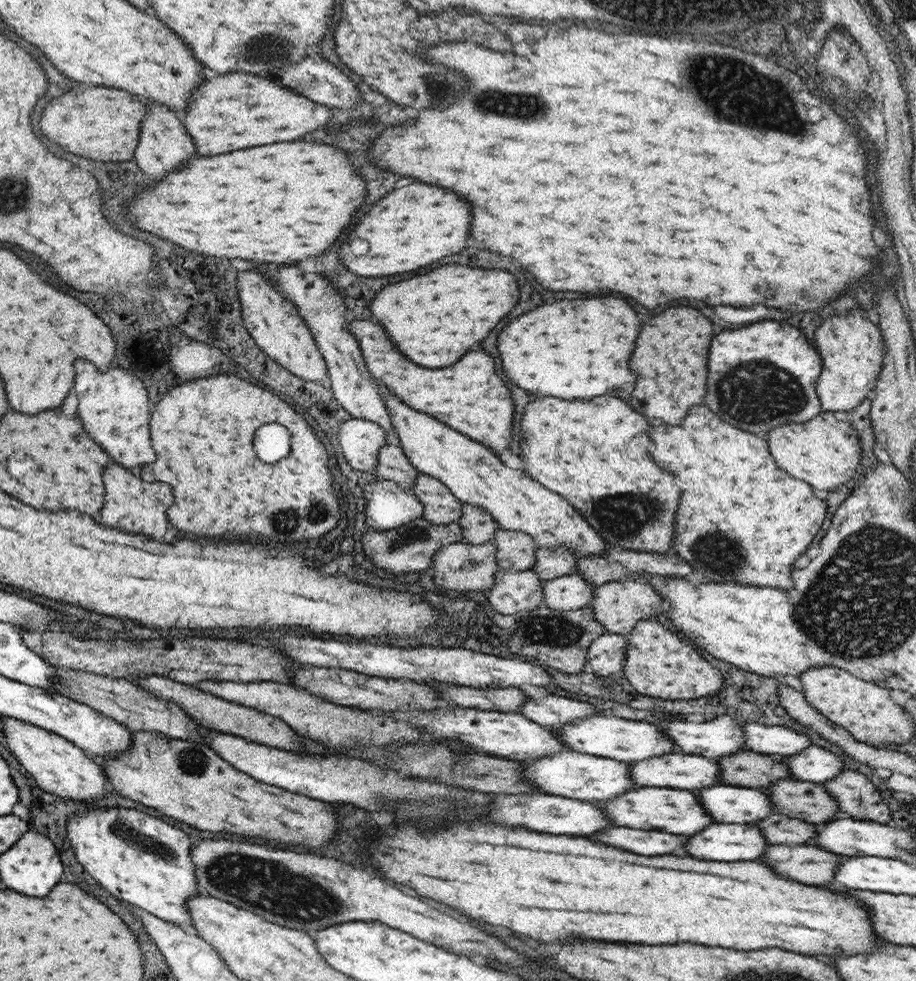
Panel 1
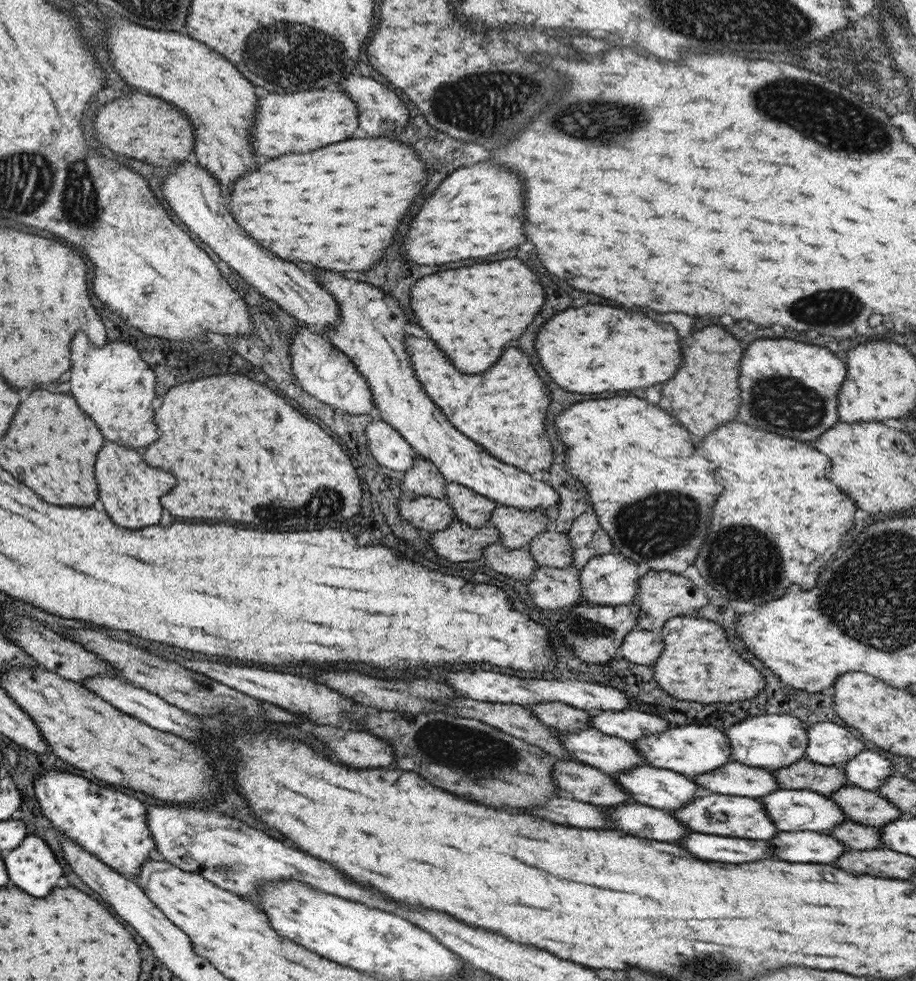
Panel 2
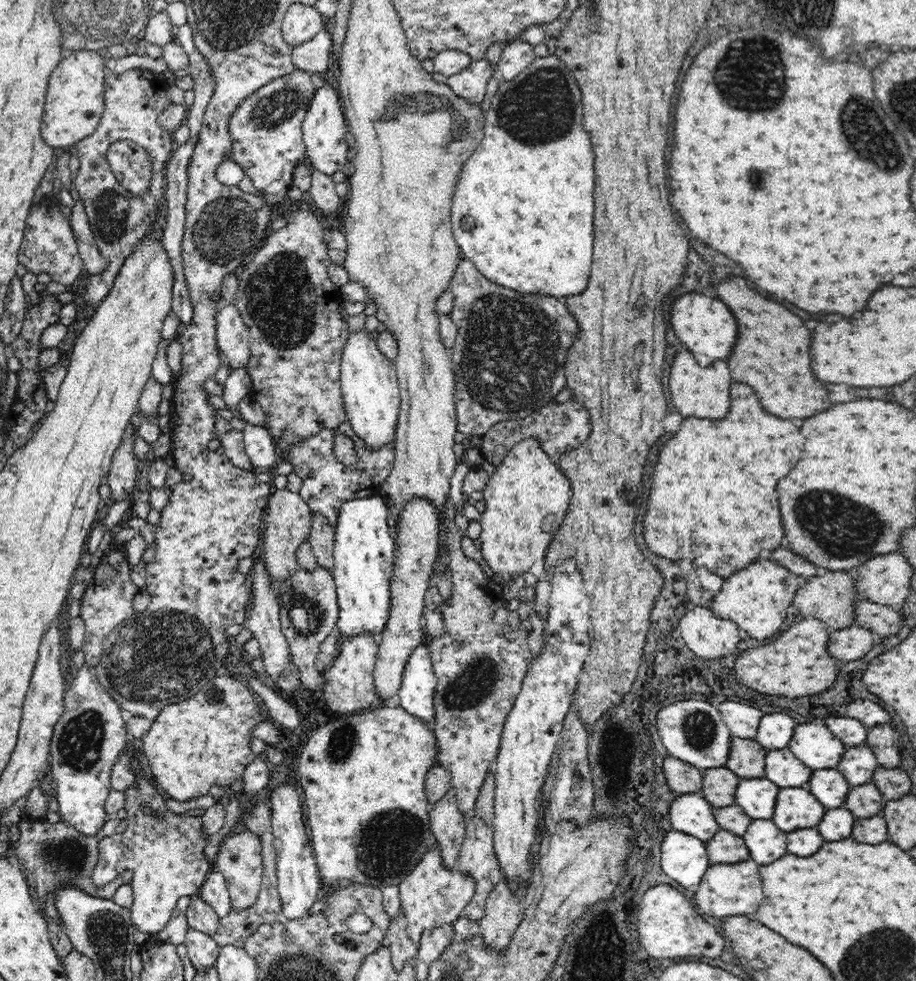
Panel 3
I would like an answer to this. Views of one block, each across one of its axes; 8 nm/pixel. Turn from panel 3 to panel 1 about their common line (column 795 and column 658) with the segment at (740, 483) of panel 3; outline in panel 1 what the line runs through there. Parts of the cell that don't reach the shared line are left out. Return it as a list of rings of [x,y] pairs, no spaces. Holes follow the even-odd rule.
[[[700,405],[690,407],[680,426],[652,426],[650,440],[650,456],[654,462],[680,480],[684,472],[686,478],[694,472],[694,482],[690,484],[698,484],[698,488],[690,488],[680,494],[674,520],[674,550],[688,560],[690,566],[696,566],[696,570],[704,572],[712,583],[738,582],[778,590],[794,587],[793,570],[790,568],[818,534],[826,516],[826,504],[812,494],[812,488],[806,482],[792,478],[776,466],[768,452],[766,440],[738,430],[723,422],[706,406]]]

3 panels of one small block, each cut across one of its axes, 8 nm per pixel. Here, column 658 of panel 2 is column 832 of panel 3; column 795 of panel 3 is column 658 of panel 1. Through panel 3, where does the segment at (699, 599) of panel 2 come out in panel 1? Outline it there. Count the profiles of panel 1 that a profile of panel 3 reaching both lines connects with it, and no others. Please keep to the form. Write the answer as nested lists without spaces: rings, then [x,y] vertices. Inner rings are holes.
[[[626,578],[624,580],[608,581],[594,587],[592,601],[587,606],[592,608],[594,620],[600,622],[606,628],[606,633],[627,636],[638,621],[655,618],[660,614],[664,604],[662,596],[650,584]]]

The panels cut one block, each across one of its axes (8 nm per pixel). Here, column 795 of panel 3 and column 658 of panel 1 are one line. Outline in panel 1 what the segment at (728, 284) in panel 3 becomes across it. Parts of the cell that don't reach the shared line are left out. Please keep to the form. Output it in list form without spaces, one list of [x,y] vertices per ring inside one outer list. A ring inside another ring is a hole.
[[[678,306],[642,322],[636,338],[636,348],[630,358],[630,368],[638,374],[634,382],[630,406],[646,416],[660,418],[668,424],[680,424],[688,410],[700,405],[706,395],[707,356],[712,324],[694,308]]]

